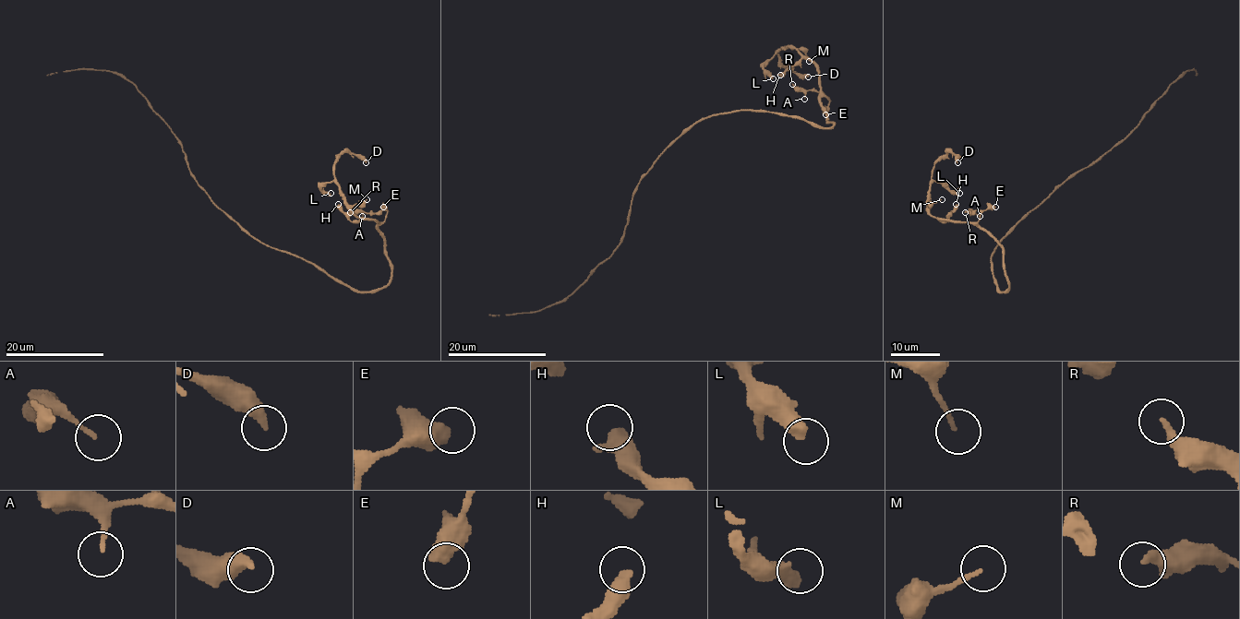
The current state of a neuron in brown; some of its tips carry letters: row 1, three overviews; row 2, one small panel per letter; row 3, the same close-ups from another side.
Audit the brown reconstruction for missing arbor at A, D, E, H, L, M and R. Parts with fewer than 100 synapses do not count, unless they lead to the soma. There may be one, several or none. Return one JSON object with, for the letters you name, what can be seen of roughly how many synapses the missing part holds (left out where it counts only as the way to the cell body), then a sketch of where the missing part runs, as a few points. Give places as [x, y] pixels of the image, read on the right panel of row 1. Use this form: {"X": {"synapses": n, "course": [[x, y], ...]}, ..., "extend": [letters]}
{"extend": []}

